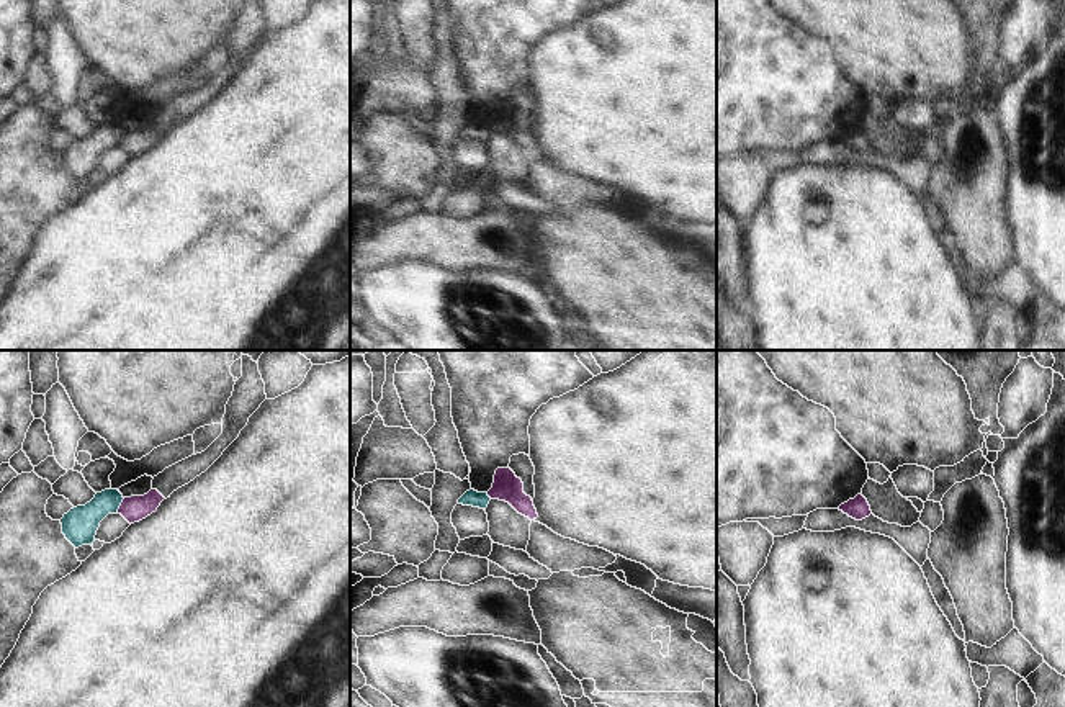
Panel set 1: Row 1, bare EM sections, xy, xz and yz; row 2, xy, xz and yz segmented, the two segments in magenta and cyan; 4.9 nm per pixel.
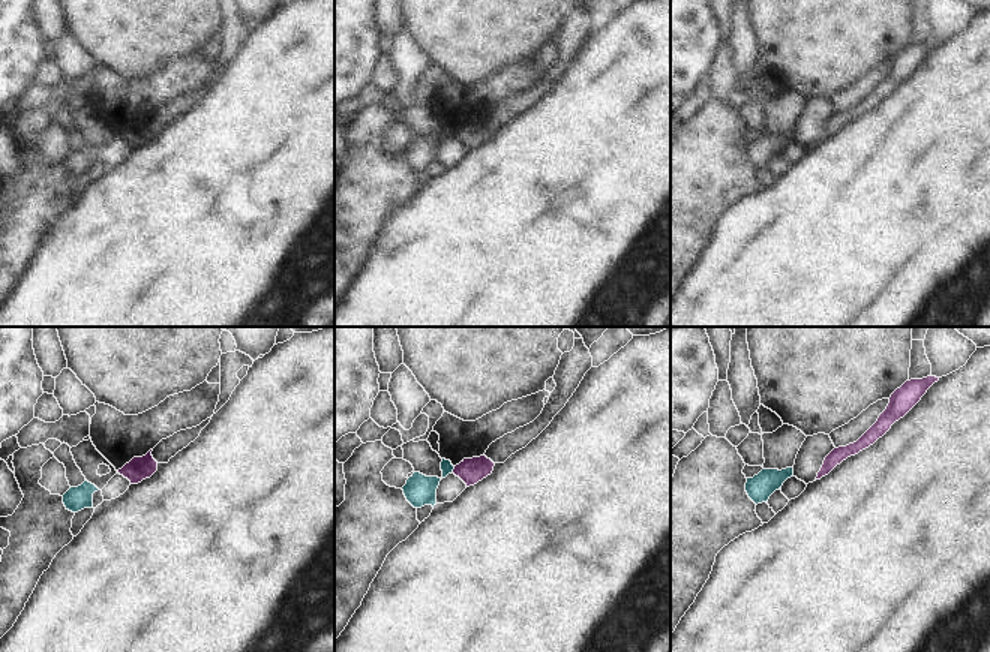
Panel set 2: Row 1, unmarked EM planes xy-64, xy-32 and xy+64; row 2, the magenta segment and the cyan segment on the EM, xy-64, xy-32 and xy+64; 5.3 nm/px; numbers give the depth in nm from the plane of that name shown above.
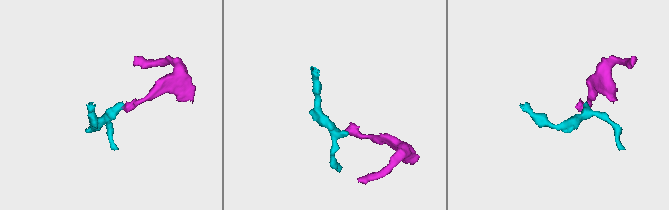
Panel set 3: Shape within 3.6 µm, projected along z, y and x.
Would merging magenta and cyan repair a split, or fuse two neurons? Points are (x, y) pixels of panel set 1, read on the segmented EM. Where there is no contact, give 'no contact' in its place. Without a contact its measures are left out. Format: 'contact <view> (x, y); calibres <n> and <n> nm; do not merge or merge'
contact xy (121, 504); calibres 130 and 170 nm; do not merge

